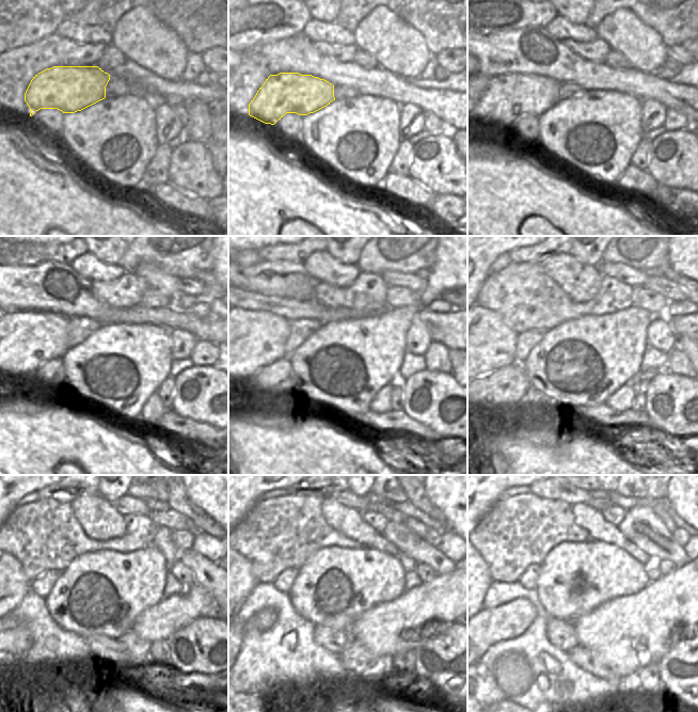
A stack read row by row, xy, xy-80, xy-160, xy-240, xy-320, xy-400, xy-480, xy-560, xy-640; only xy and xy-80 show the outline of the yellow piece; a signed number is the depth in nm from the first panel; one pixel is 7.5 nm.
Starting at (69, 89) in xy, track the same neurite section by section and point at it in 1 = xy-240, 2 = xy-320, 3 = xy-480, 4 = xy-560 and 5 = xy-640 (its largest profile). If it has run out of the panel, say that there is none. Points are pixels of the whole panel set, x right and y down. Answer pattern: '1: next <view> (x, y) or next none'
1: next xy-240 (14, 343)
2: next xy-320 (250, 341)
3: next xy-480 (11, 585)
4: next xy-560 (250, 582)
5: next xy-640 (489, 582)

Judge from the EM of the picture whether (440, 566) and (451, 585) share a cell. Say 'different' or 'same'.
different

